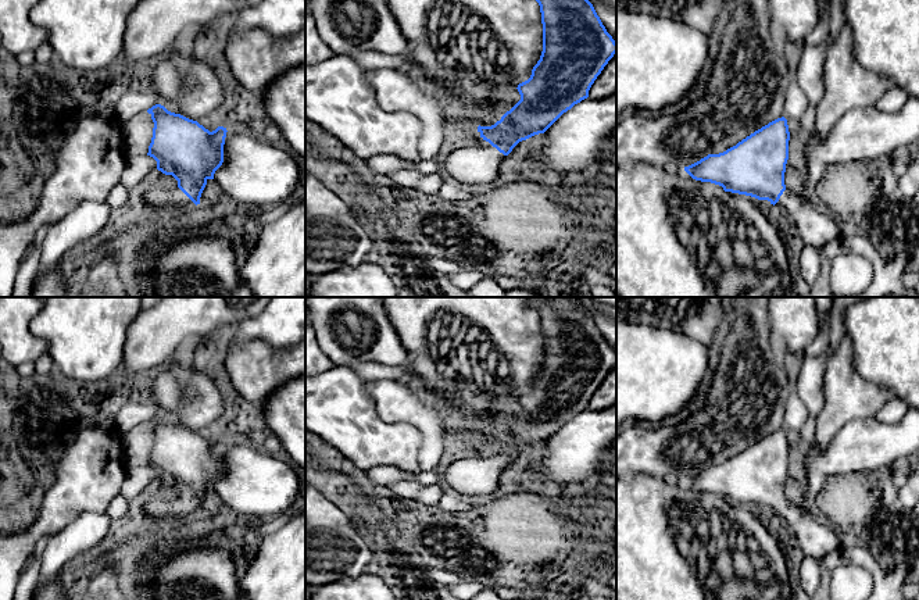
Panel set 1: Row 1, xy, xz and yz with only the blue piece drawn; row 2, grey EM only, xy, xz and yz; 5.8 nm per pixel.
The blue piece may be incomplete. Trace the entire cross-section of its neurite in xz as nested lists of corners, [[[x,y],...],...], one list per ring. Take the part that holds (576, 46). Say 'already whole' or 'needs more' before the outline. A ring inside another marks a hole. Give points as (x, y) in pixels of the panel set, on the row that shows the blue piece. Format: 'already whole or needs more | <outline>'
needs more | [[[536,0],[543,24],[543,51],[528,81],[518,85],[521,100],[491,126],[478,126],[482,142],[461,142],[443,156],[444,174],[453,182],[489,189],[497,183],[501,161],[522,140],[544,133],[564,112],[589,97],[589,90],[616,53],[589,0]]]

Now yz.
needs more | [[[777,118],[719,154],[708,154],[684,167],[695,181],[711,182],[725,192],[768,200],[797,226],[804,246],[822,250],[847,228],[812,197],[786,189],[790,132],[787,119]]]

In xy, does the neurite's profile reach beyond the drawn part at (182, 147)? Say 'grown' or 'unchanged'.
grown

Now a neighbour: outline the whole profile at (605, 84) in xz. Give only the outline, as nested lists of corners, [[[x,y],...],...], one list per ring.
[[[616,53],[591,85],[589,97],[602,99],[614,93],[616,93]]]

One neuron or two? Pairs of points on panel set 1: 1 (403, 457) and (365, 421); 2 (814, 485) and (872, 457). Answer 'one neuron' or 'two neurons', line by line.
1: one neuron
2: one neuron

